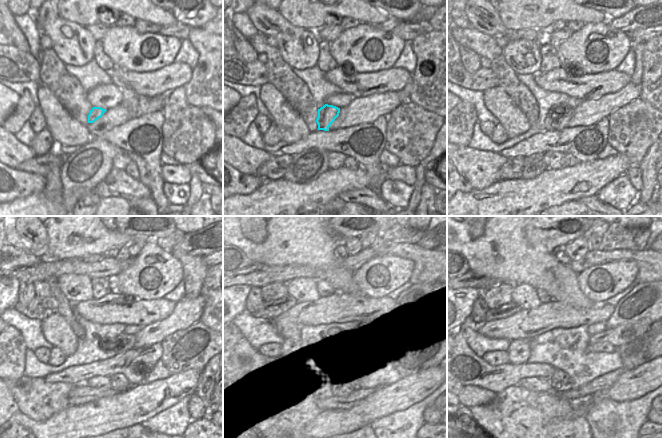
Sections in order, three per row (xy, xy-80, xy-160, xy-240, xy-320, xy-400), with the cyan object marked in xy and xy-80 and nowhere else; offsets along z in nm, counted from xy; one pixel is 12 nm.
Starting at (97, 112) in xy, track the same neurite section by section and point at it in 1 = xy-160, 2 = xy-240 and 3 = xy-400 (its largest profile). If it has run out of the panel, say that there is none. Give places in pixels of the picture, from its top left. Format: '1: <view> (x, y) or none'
1: xy-160 (558, 117)
2: xy-240 (124, 342)
3: xy-400 (627, 332)

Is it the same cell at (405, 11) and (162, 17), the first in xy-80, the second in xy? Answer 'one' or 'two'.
two

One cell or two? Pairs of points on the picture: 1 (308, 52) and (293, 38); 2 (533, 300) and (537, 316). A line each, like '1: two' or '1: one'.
1: one
2: two

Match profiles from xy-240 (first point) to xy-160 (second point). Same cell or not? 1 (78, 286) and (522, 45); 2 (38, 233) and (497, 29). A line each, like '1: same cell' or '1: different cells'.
1: same cell
2: same cell

